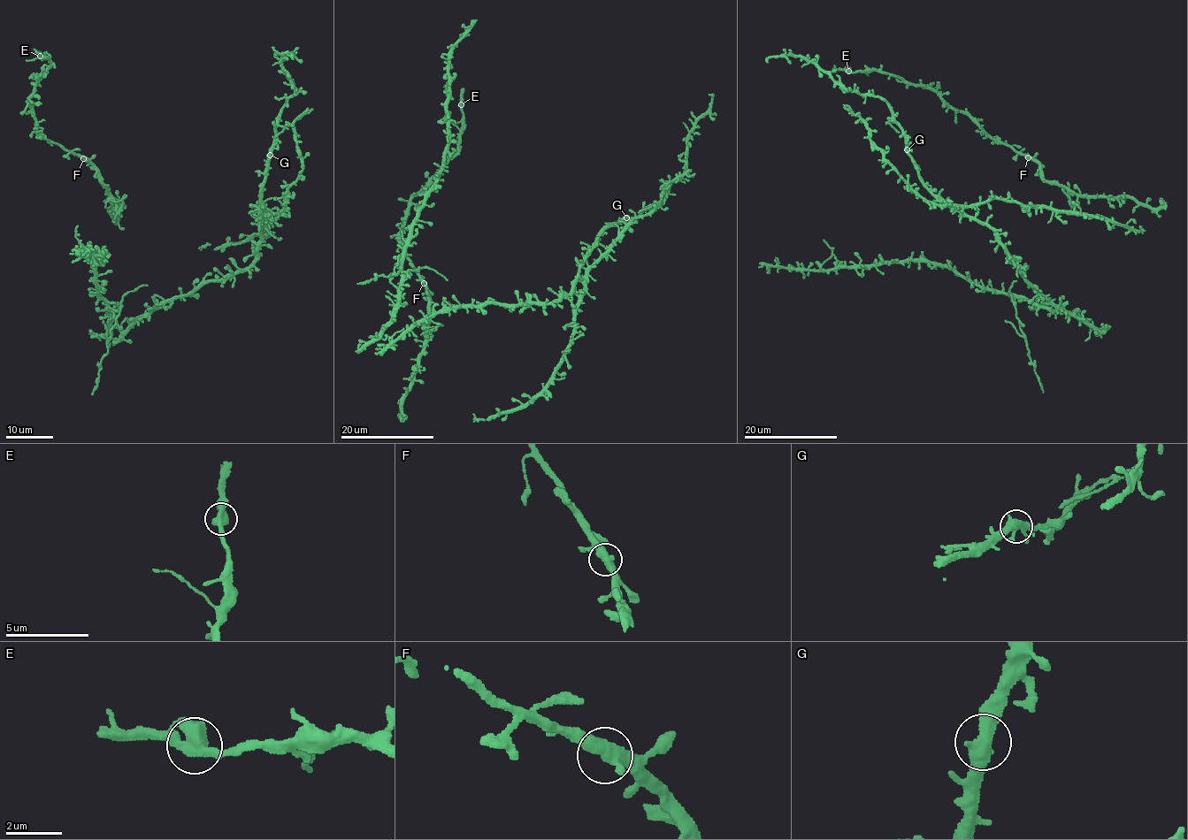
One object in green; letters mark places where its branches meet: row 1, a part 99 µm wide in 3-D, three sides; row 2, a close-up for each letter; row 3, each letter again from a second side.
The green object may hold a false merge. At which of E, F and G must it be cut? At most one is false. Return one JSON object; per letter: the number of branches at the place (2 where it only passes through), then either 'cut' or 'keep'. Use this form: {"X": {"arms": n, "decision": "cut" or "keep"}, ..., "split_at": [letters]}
{"E": {"arms": 2, "decision": "keep"}, "F": {"arms": 2, "decision": "keep"}, "G": {"arms": 2, "decision": "keep"}, "split_at": []}

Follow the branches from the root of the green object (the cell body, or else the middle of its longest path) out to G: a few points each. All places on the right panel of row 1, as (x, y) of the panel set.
G: (1019, 204), (991, 199), (952, 210), (924, 184), (907, 149)

